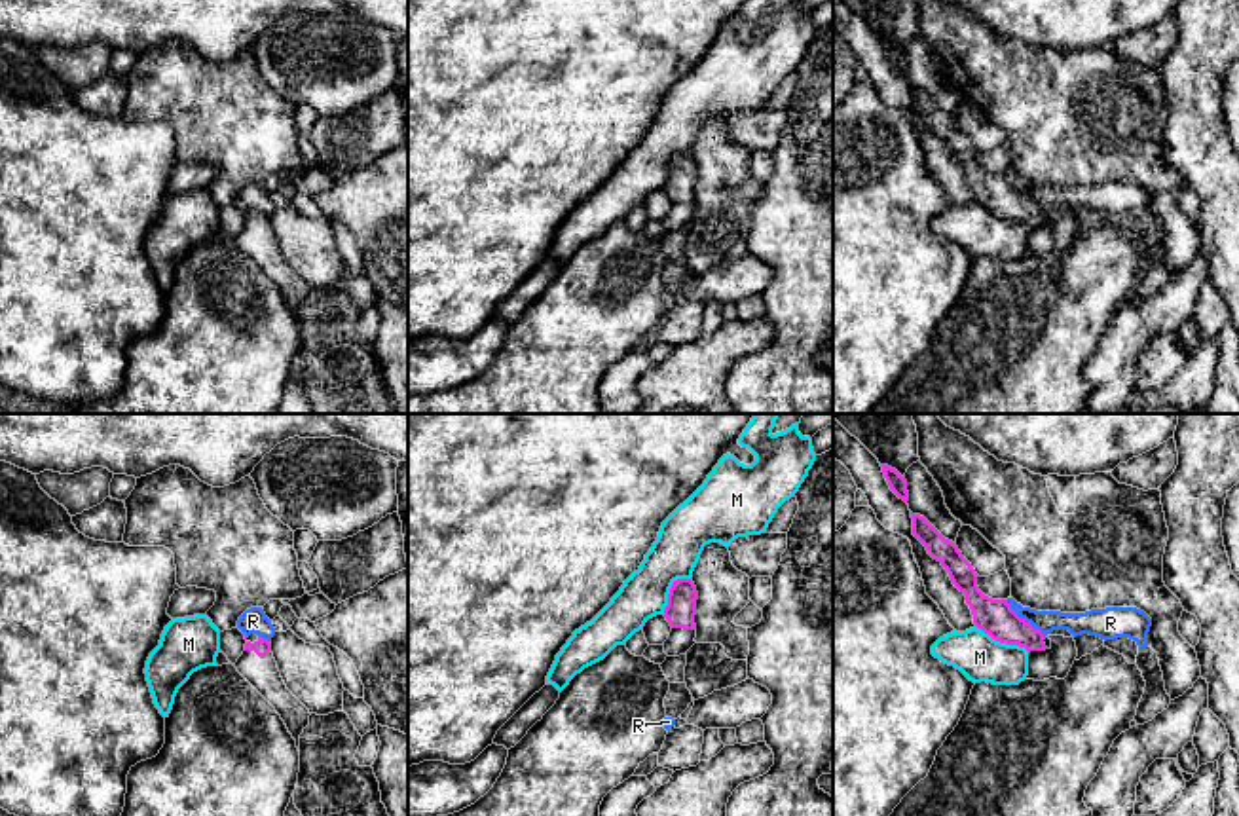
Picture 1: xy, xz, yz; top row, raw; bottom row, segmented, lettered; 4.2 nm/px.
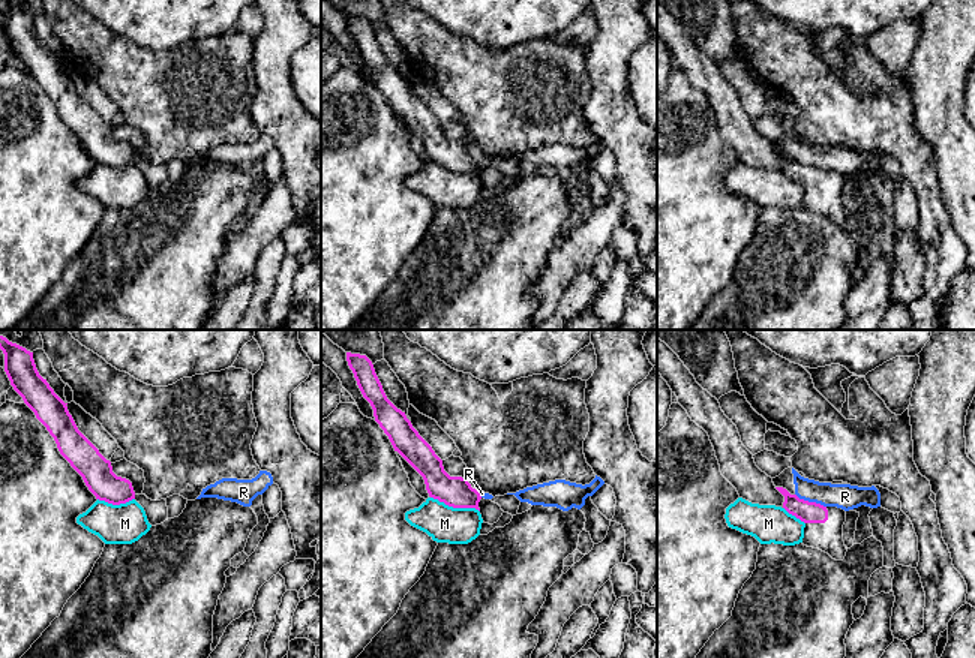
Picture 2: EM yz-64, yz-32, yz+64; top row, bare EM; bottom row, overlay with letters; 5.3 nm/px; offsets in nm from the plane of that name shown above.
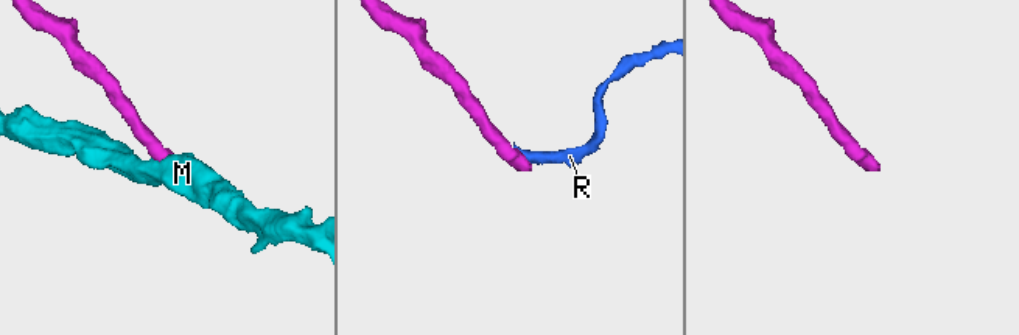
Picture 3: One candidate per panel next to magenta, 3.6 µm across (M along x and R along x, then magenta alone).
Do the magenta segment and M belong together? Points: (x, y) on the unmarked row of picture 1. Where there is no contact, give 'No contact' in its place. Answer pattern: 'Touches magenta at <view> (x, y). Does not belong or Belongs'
Touches magenta at yz (1002, 217). Does not belong

